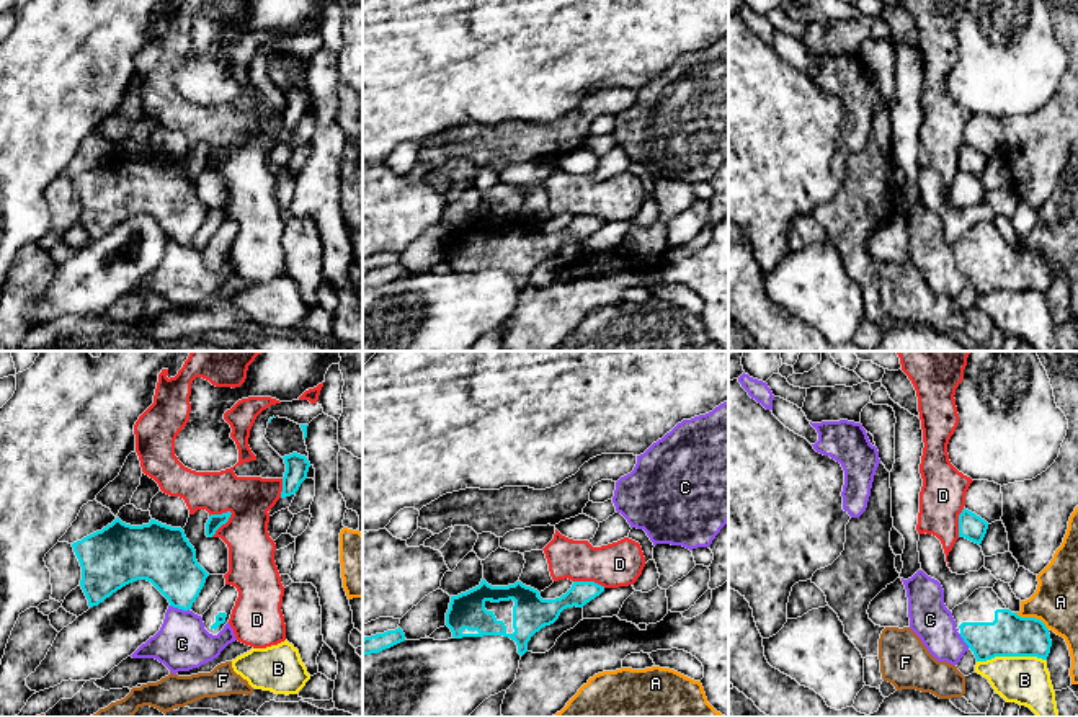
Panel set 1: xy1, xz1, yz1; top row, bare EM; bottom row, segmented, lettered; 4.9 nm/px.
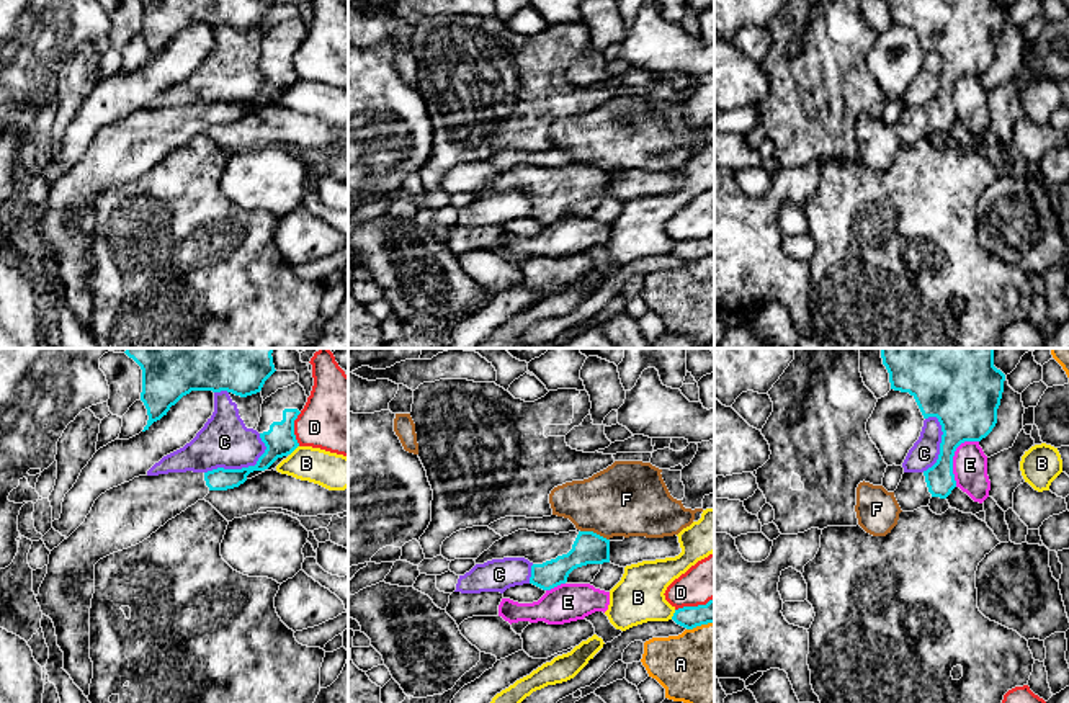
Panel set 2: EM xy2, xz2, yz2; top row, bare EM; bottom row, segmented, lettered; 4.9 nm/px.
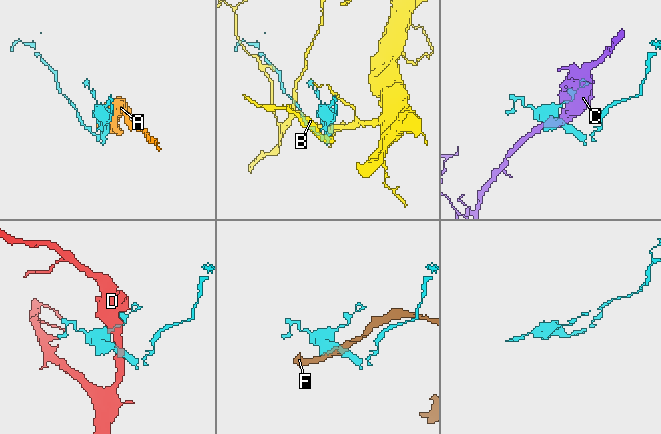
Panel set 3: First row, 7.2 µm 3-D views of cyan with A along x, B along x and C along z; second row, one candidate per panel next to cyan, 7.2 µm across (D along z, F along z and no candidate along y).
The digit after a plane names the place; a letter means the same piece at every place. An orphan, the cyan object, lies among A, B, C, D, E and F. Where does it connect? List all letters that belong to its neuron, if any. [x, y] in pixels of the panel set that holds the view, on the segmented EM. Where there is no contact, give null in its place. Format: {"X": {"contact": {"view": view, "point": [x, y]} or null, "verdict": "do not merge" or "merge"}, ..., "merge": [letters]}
{"A": {"contact": {"view": "yz1", "point": [1033, 618]}, "verdict": "do not merge"}, "B": {"contact": {"view": "yz1", "point": [1010, 655]}, "verdict": "do not merge"}, "C": {"contact": {"view": "xy2", "point": [244, 468]}, "verdict": "do not merge"}, "D": {"contact": {"view": "xy1", "point": [224, 523]}, "verdict": "do not merge"}, "E": {"contact": {"view": "yz2", "point": [953, 455]}, "verdict": "do not merge"}, "F": {"contact": {"view": "xz2", "point": [595, 533]}, "verdict": "do not merge"}, "merge": []}

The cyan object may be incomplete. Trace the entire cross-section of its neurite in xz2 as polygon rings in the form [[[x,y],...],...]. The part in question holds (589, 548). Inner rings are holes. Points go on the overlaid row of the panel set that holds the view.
[[[518,530],[495,541],[474,561],[484,564],[503,557],[528,559],[533,564],[530,584],[551,590],[566,584],[577,567],[610,562],[610,540],[593,531],[556,535]]]

